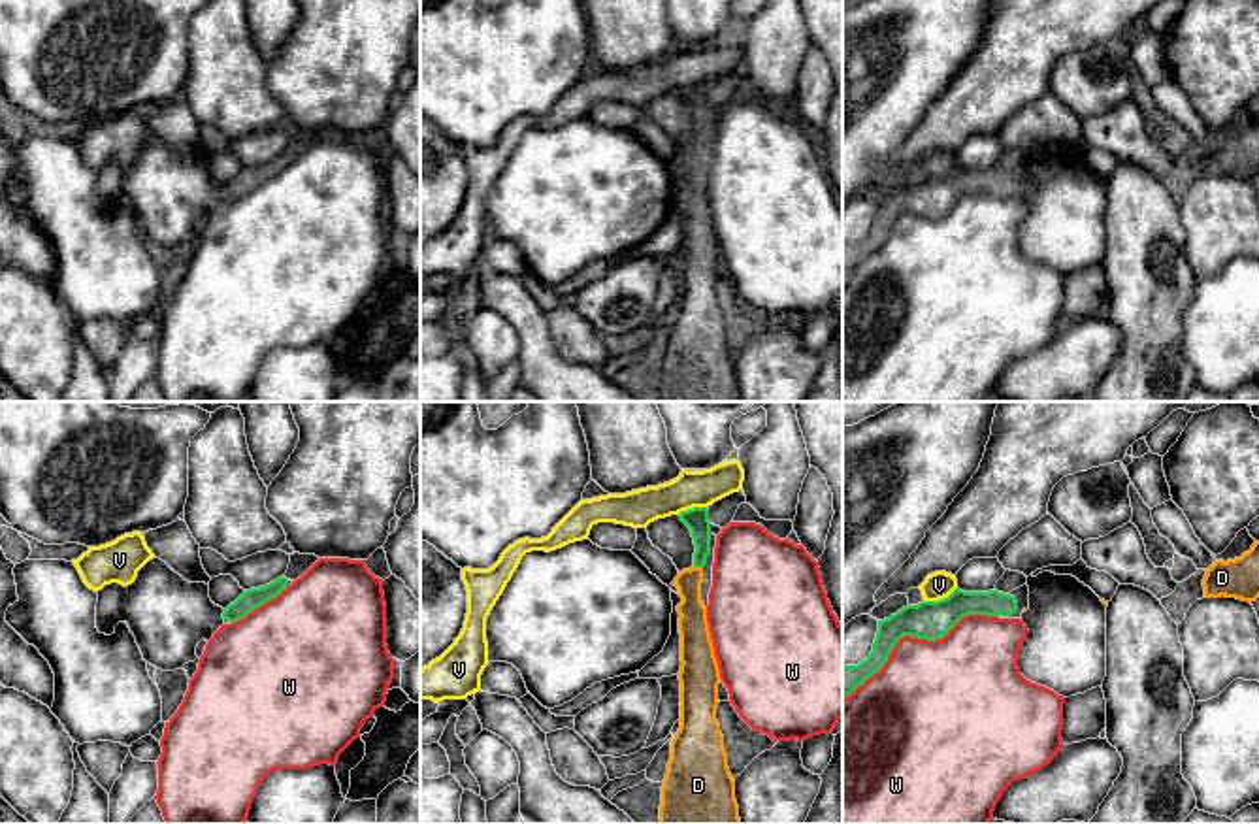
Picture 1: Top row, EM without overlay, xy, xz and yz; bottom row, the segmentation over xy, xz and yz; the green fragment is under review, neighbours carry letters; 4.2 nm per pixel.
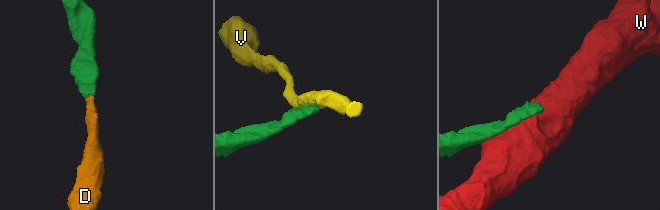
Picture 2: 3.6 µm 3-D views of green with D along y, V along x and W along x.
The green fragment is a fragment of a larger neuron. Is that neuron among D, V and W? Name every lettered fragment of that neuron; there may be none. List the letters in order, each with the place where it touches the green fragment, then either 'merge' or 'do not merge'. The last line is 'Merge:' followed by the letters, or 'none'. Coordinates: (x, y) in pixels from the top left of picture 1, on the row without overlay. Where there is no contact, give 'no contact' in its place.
D: xz (698, 144) | merge
V: yz (939, 178) | do not merge
W: yz (915, 214) | do not merge
Merge: D

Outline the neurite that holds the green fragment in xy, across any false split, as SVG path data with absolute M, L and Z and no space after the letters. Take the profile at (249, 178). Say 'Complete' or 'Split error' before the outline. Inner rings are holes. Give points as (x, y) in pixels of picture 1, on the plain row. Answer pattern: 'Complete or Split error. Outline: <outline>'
Complete. Outline: M279 155L266 164L245 168L234 181L224 187L222 196L228 200L237 200L266 179L277 175L283 168L286 168L286 164L288 157Z

